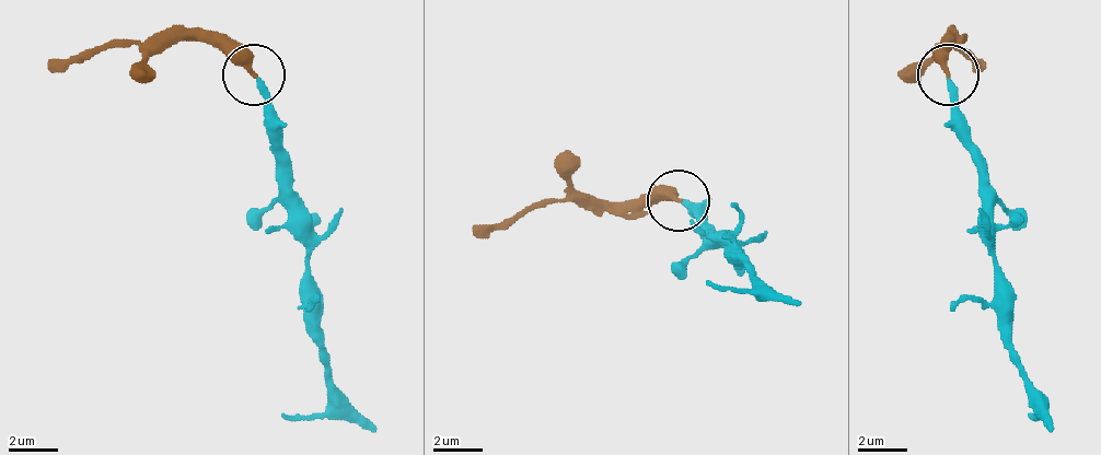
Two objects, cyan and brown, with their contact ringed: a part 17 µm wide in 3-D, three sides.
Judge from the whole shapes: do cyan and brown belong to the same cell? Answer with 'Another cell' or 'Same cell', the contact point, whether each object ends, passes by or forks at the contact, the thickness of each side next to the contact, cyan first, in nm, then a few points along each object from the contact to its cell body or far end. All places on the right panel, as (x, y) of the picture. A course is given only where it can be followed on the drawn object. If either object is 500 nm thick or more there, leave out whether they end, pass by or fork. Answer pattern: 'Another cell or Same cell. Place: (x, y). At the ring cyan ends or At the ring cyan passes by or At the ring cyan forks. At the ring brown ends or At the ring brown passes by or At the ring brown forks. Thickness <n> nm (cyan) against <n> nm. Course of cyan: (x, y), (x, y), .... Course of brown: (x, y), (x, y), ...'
Same cell. Place: (948, 74). At the ring cyan ends. At the ring brown ends. Thickness 240 nm (cyan) against 320 nm. Course of cyan: (949, 76), (955, 131), (981, 170), (981, 231), (993, 249), (993, 312), (1036, 405), (1036, 418), (1030, 411). Course of brown: (949, 76), (949, 38), (981, 70)

